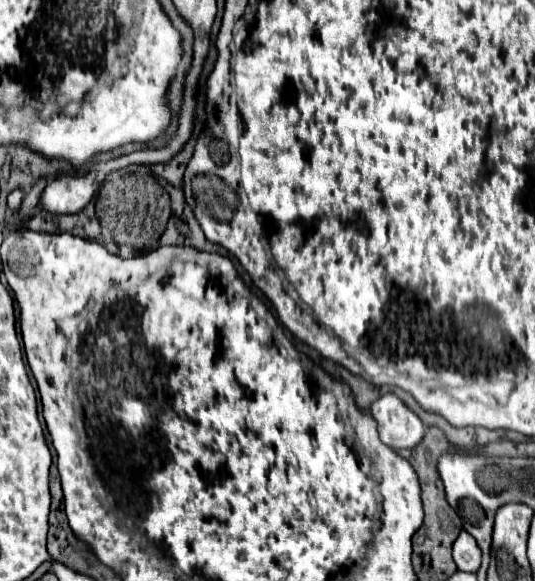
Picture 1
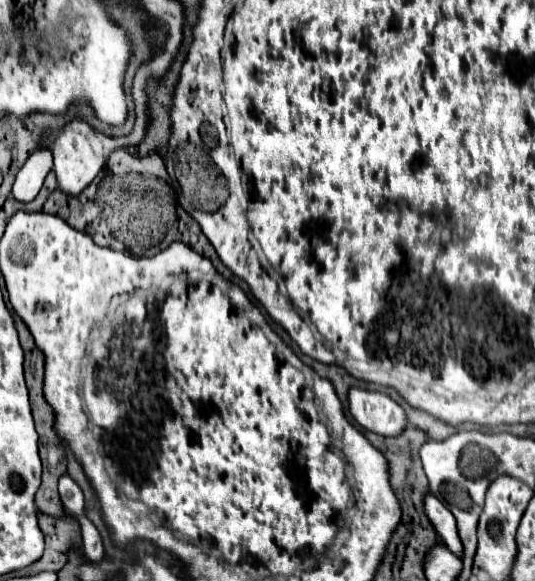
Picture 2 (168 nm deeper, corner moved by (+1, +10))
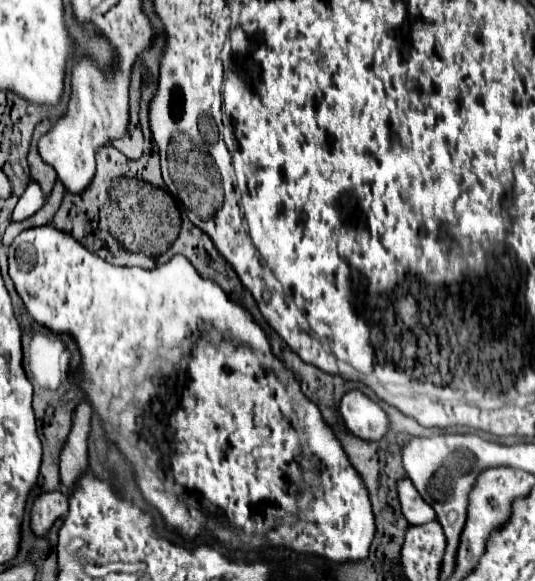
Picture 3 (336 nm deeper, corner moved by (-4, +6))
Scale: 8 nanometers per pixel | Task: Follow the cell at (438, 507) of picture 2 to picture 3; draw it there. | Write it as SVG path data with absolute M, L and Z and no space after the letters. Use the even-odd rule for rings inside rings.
M409 478L401 480L401 484L397 484L397 496L399 496L401 512L403 512L405 520L409 520L409 524L425 524L425 522L437 520L433 508L417 494L417 490L409 482Z

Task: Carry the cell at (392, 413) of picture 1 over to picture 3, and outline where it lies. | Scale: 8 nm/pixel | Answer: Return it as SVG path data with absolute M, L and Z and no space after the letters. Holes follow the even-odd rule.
M347 392L339 404L339 414L351 434L361 440L381 440L387 432L387 414L363 392Z

